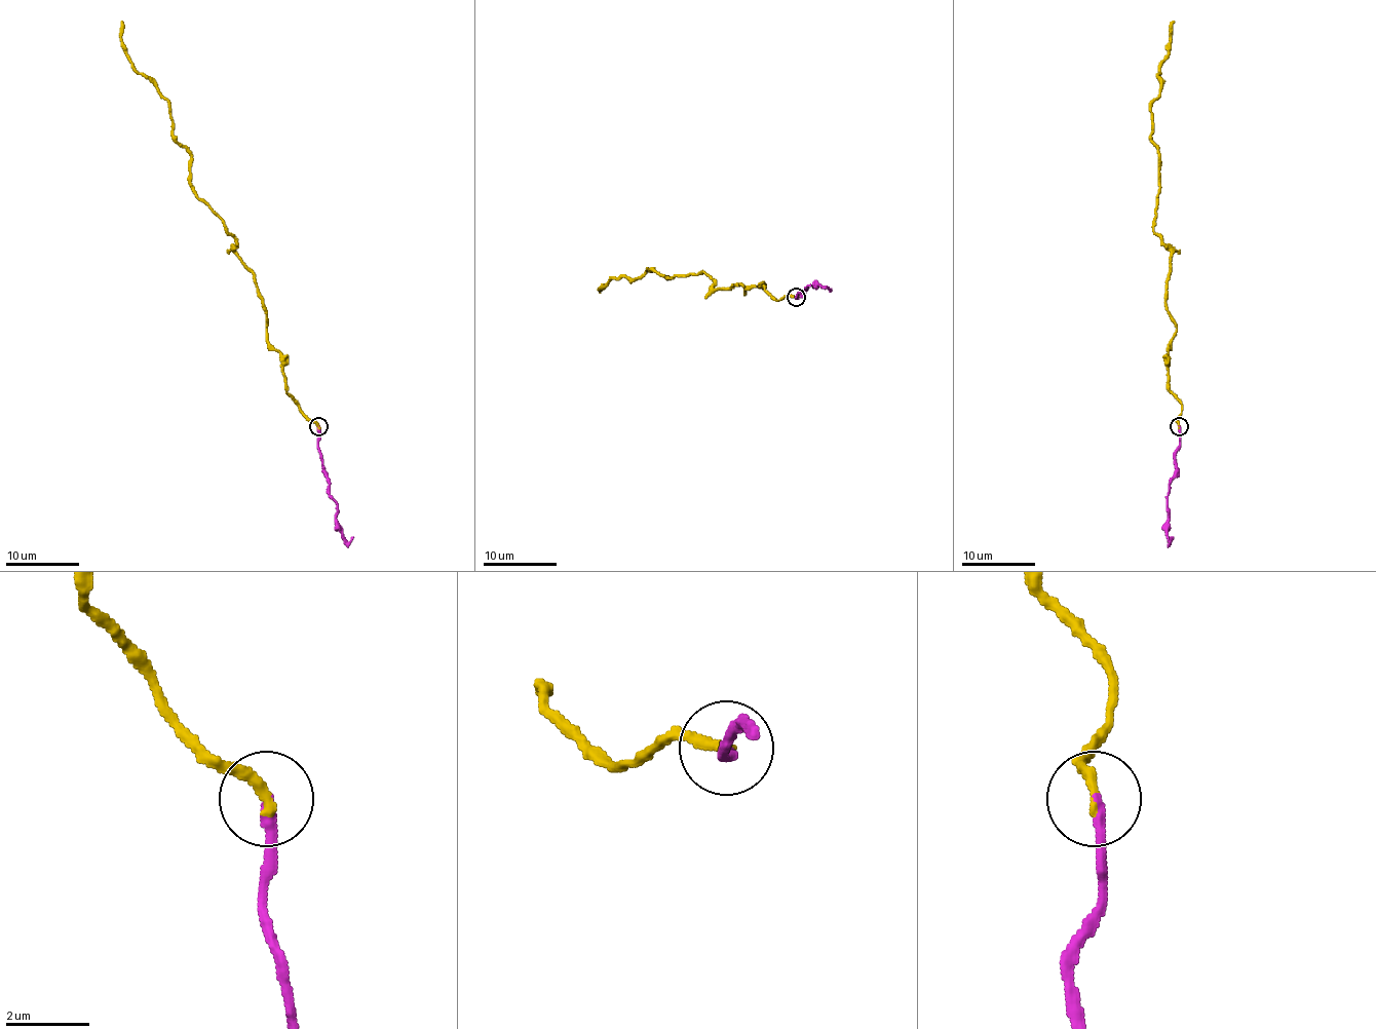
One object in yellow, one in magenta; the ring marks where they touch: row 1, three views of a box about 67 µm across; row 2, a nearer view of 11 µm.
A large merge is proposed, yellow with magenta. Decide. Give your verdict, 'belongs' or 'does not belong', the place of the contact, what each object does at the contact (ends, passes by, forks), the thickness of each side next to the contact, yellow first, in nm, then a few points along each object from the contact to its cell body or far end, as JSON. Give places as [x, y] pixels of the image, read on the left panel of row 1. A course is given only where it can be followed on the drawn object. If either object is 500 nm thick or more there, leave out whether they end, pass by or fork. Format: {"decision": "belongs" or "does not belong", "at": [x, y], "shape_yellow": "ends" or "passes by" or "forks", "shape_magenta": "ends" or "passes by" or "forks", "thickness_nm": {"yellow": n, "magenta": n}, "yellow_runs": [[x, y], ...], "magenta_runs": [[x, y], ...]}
{"decision": "belongs", "at": [318, 426], "shape_yellow": "ends", "shape_magenta": "ends", "thickness_nm": {"yellow": 300, "magenta": 240}, "yellow_runs": [[317, 426], [287, 391], [257, 282], [191, 185], [170, 104], [134, 67], [122, 21]], "magenta_runs": [[317, 426], [317, 450], [329, 483], [329, 496], [336, 503], [336, 524], [349, 542], [352, 536]]}

